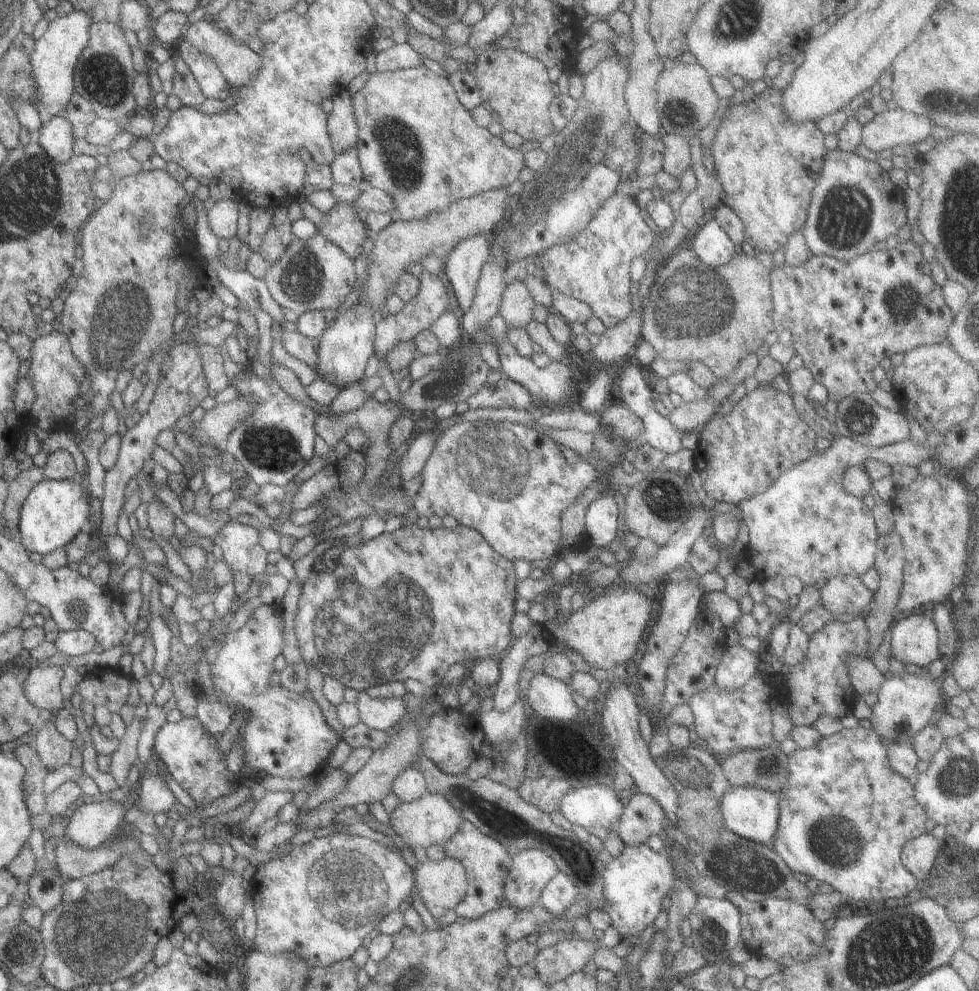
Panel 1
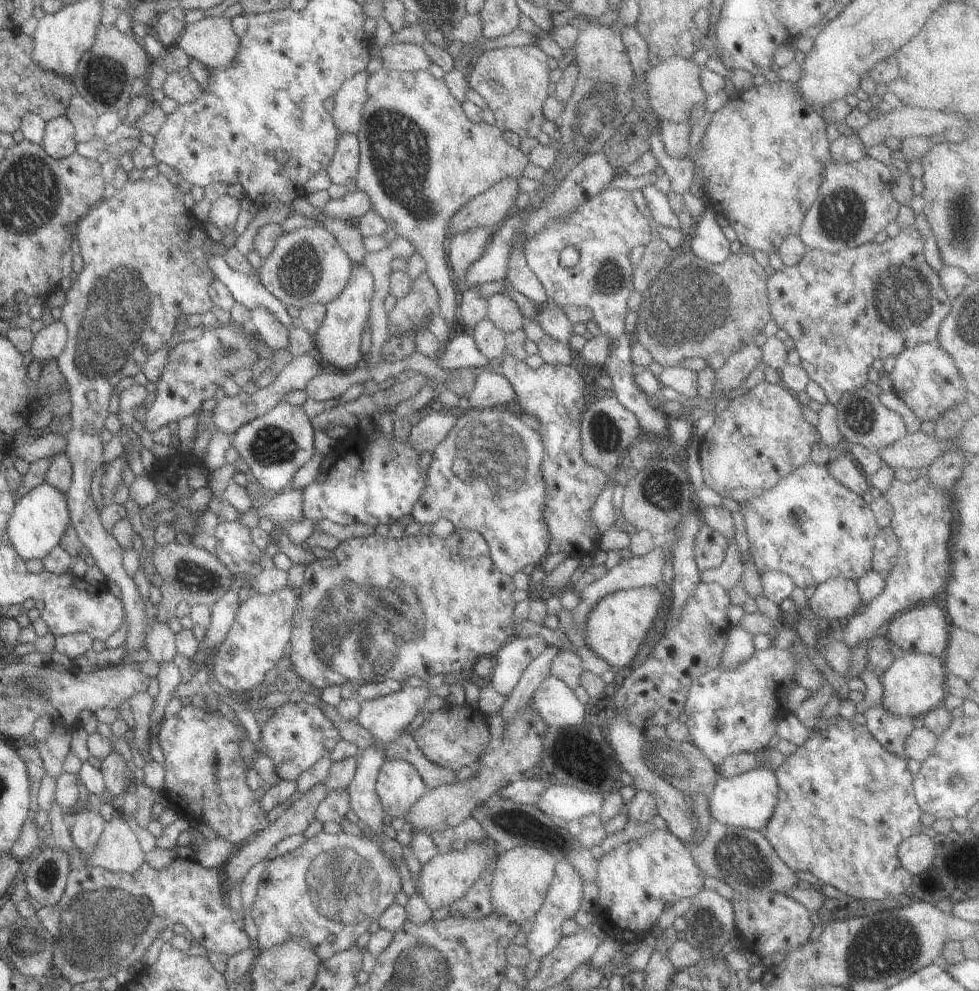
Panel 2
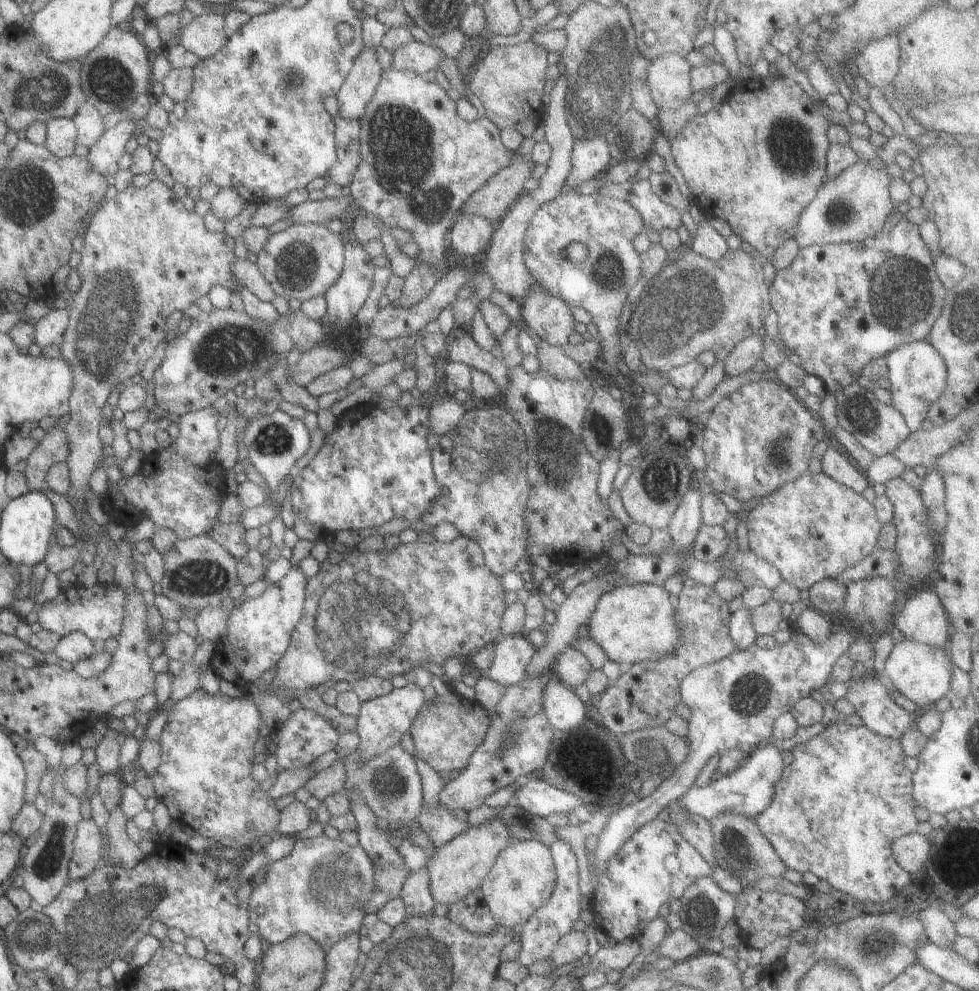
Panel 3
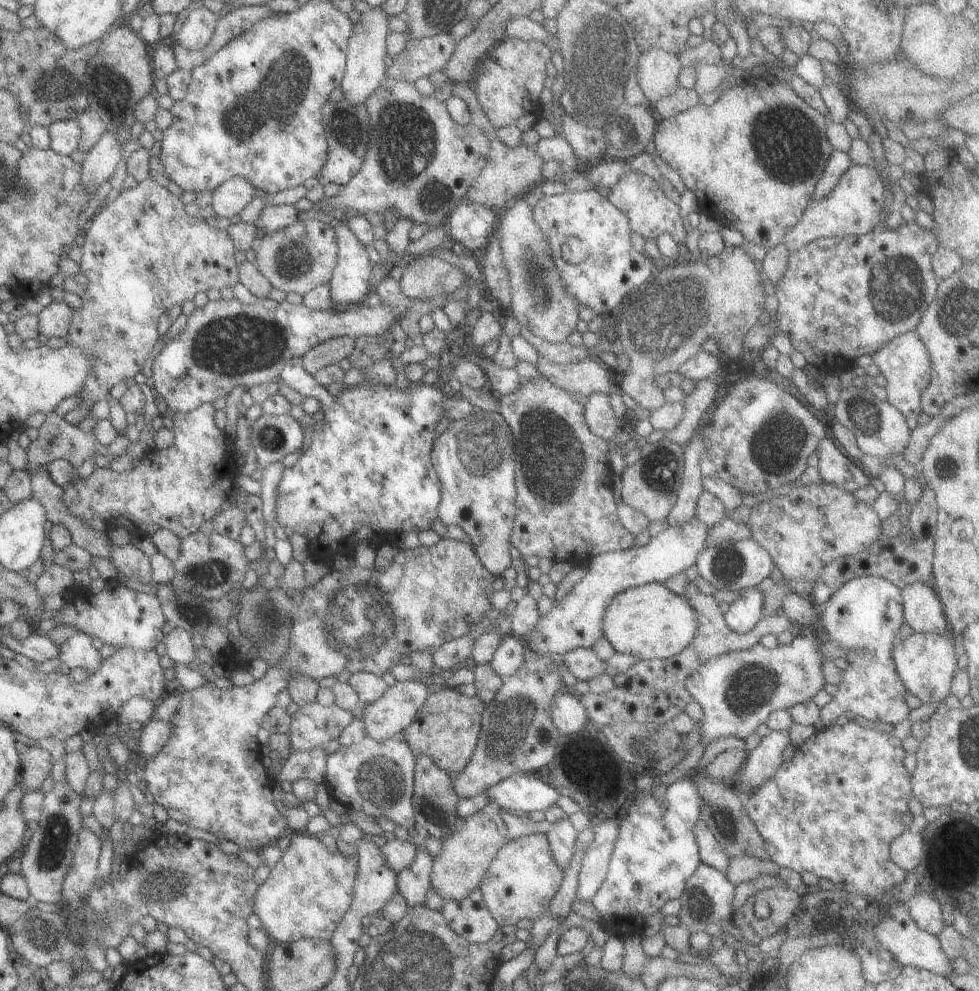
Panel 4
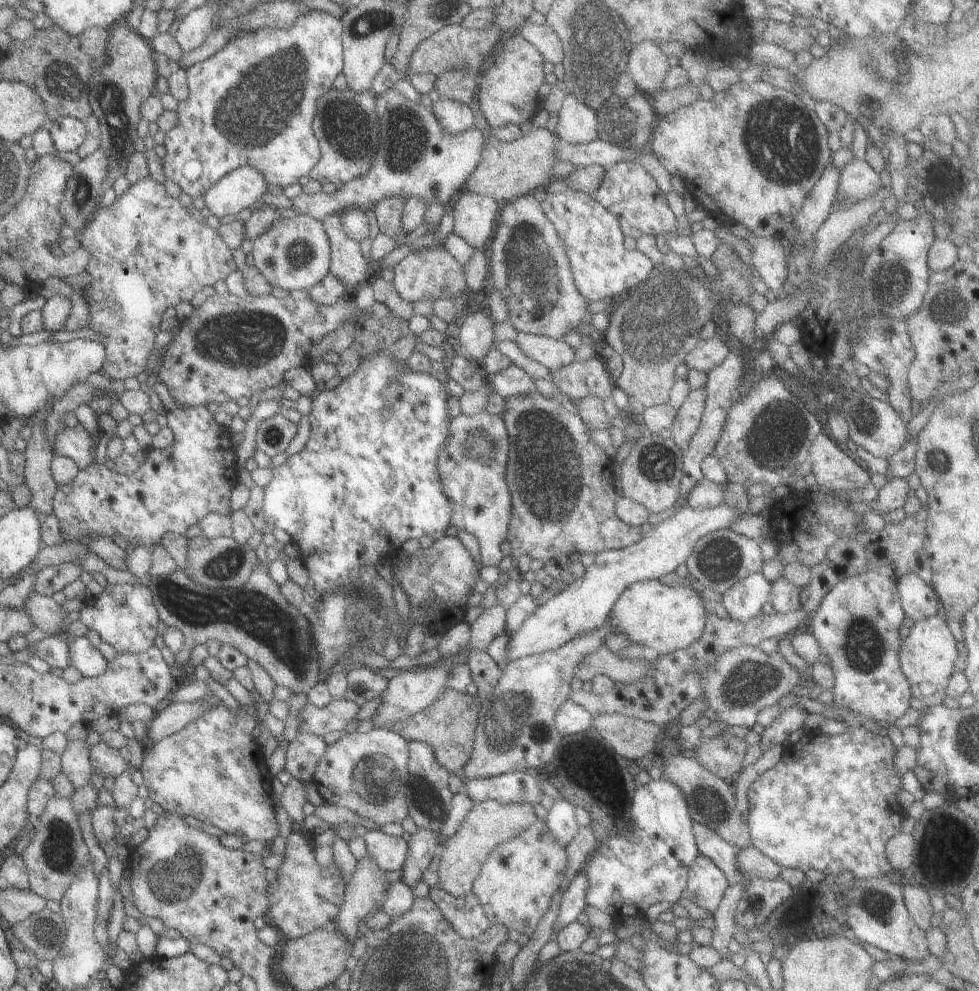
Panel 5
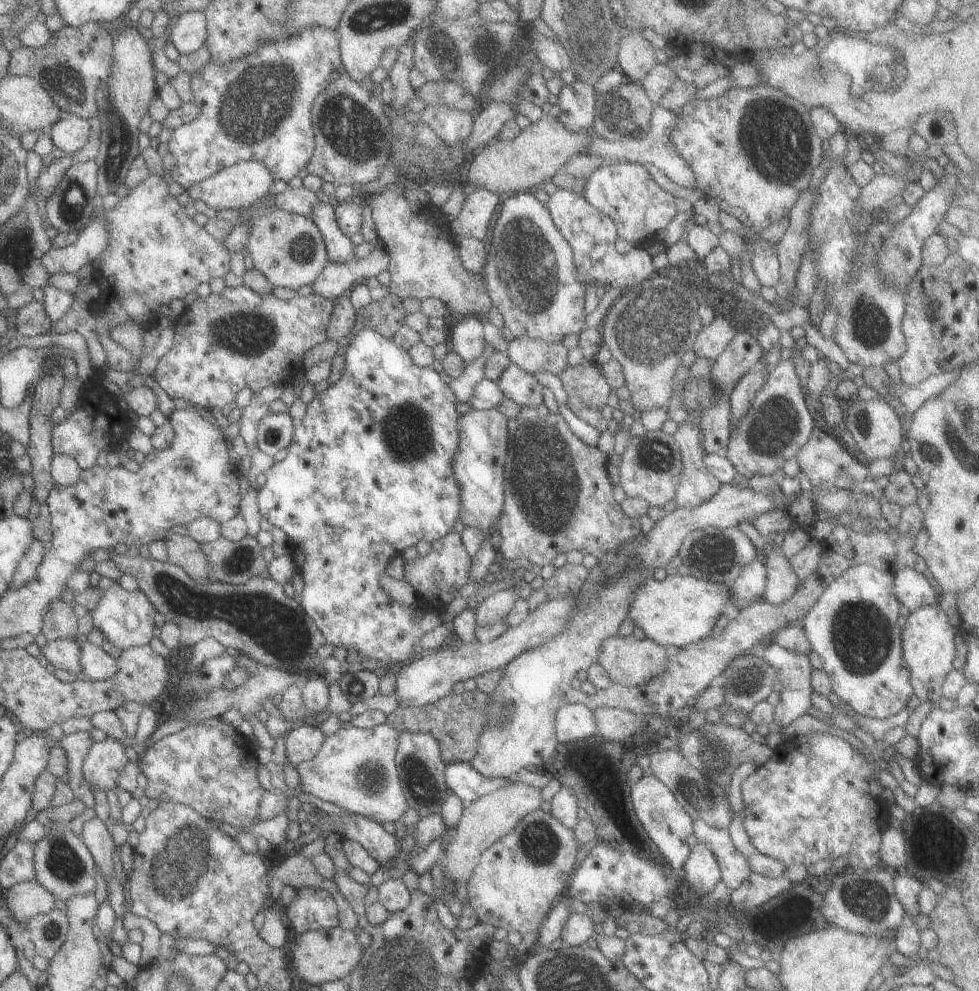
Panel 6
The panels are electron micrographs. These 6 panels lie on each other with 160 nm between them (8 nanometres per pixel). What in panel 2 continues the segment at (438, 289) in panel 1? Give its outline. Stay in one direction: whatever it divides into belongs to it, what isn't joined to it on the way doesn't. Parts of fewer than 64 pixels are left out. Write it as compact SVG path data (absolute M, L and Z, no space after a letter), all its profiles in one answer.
M420 273L412 280L409 292L398 298L387 313L387 330L390 336L412 335L411 330L437 313L438 294L426 274Z

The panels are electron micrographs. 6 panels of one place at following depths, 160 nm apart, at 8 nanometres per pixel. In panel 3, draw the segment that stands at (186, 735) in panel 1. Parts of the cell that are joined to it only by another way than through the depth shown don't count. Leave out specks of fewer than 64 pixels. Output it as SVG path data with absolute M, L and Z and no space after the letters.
M197 688L185 698L168 703L165 711L166 721L157 740L160 762L149 778L155 798L166 806L173 821L180 826L188 826L211 842L244 851L272 837L280 812L266 792L260 789L259 782L250 775L250 768L256 760L253 744L259 736L261 723L259 711L250 696L231 698L217 690L202 691Z

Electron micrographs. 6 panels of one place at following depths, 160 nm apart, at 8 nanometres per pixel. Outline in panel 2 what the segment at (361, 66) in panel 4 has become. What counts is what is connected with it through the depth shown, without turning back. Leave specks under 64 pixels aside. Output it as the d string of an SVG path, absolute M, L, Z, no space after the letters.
M359 71L350 76L337 92L333 94L331 115L333 126L338 134L349 133L357 135L360 128L360 110L366 99L366 71Z

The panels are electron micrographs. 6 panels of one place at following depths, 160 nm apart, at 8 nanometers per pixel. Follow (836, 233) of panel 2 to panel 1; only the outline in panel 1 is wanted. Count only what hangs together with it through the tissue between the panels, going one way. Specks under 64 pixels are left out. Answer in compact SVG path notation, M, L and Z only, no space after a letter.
M837 148L826 151L818 179L810 192L806 219L800 228L812 255L825 255L838 261L849 260L871 250L877 241L895 235L906 224L900 189L887 178L876 161Z

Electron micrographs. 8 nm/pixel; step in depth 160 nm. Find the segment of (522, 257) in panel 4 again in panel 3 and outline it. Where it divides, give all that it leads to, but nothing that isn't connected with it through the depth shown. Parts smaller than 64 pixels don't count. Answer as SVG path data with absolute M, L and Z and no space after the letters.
M533 280L529 292L517 301L520 318L542 342L553 346L568 343L568 336L574 331L575 322L571 317L571 307L561 298L551 296Z

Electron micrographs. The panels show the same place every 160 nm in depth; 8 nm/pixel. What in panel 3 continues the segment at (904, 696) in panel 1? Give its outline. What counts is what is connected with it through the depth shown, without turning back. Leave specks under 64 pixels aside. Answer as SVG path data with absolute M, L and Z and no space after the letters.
M903 639L893 645L885 662L883 678L890 688L916 704L918 711L929 709L941 697L949 695L949 679L953 669L947 652L917 641Z

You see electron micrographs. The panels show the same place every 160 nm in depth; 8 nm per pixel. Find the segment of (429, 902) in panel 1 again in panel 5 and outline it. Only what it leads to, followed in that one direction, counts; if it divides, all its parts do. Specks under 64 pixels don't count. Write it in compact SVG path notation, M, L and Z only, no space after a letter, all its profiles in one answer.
M491 799L475 803L457 830L441 842L438 850L437 886L454 897L469 894L477 870L489 852L500 842L525 830L536 818L533 807L527 803L499 804Z

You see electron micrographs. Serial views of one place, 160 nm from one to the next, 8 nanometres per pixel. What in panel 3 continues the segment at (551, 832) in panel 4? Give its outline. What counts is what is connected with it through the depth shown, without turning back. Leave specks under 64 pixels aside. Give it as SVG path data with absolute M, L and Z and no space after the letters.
M555 839L548 847L556 874L554 887L545 904L537 908L521 925L520 949L514 961L525 968L537 960L548 960L555 943L571 930L573 922L578 919L579 912L582 910L575 855L569 845L561 839Z

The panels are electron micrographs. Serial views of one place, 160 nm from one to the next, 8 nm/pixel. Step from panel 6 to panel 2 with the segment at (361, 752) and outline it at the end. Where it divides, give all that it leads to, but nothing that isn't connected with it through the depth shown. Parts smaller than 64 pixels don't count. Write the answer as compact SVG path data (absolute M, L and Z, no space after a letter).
M384 759L376 774L374 791L384 814L395 818L410 810L428 788L414 766L397 759Z

